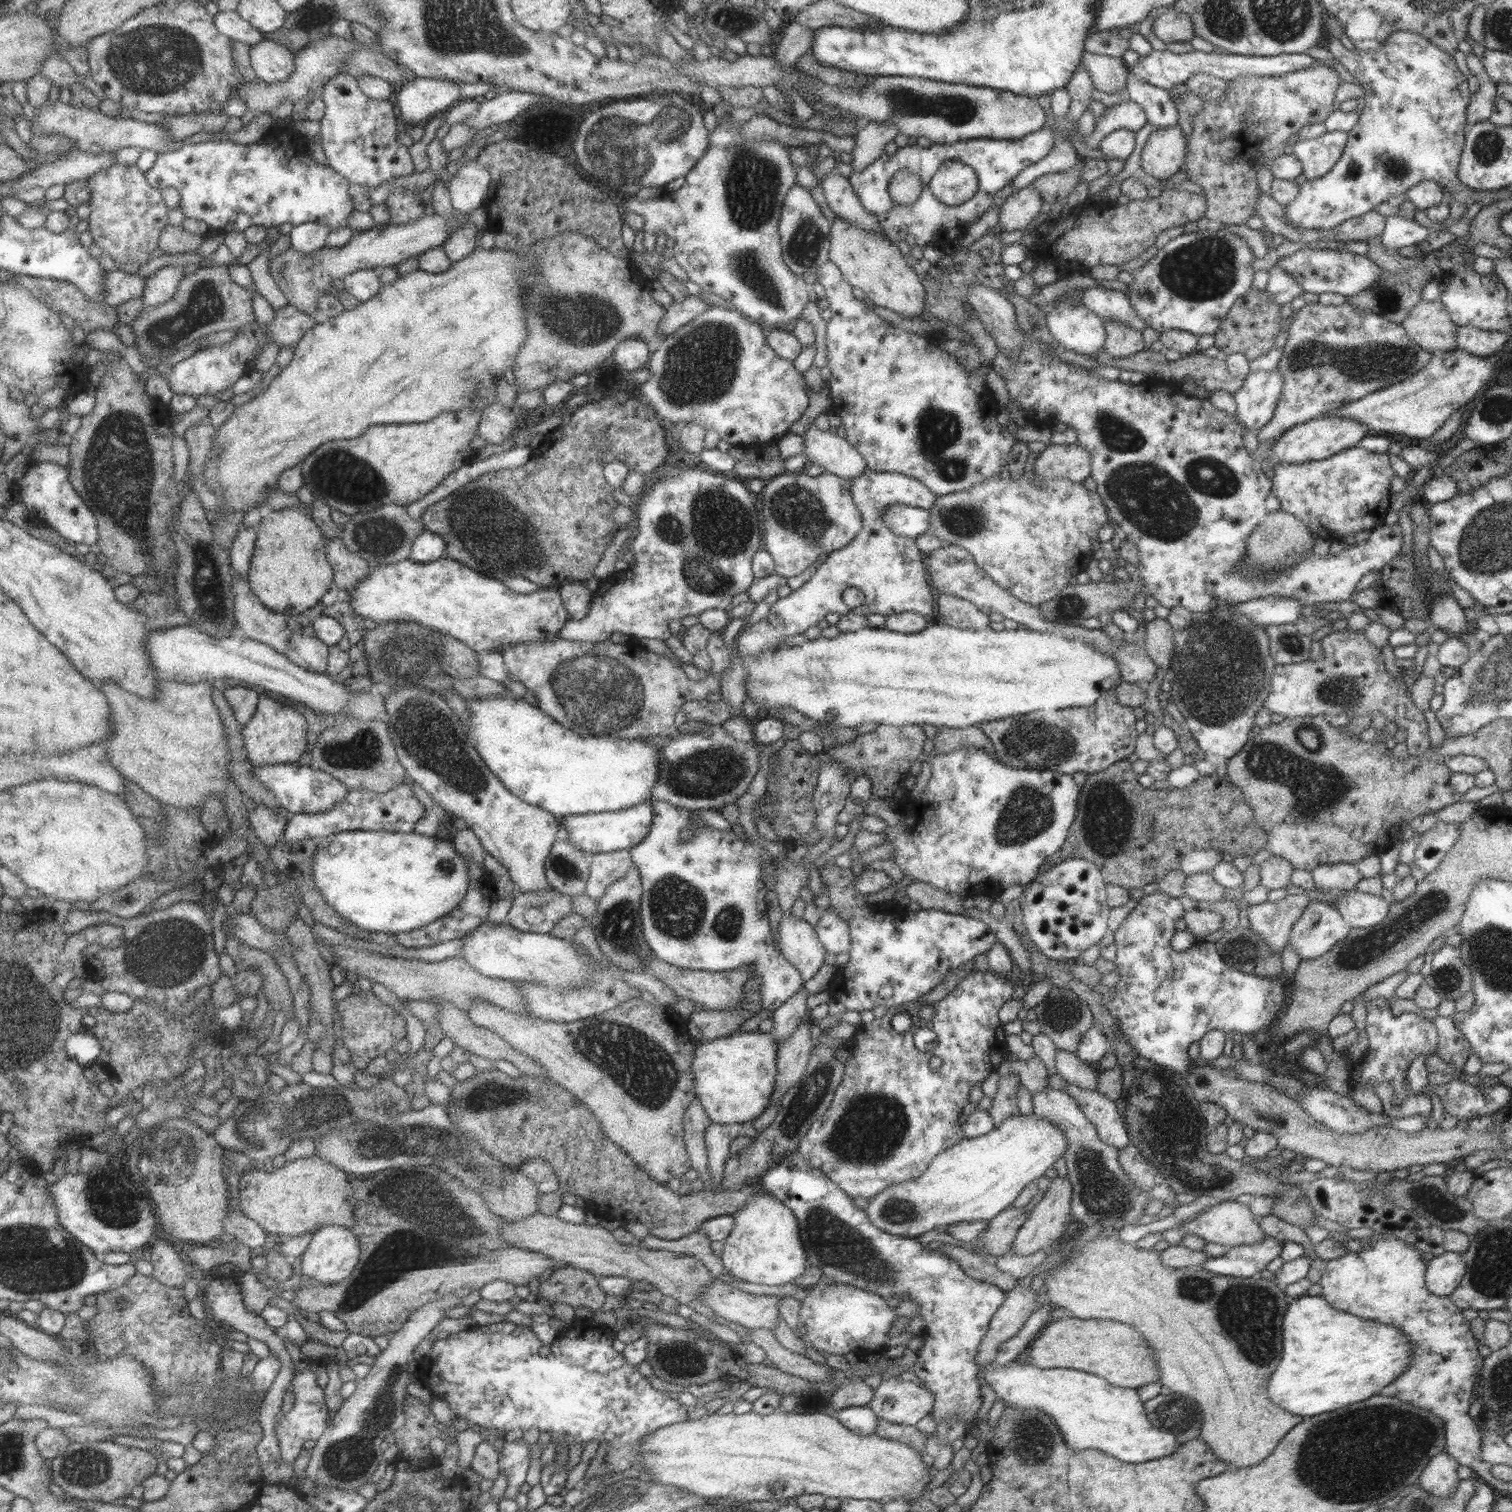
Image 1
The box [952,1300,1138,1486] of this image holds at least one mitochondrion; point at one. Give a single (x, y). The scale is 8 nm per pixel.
(1032, 1443)

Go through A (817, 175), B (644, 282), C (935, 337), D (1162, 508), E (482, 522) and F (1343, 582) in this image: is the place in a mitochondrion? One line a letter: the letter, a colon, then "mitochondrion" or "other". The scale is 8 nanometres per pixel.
A: other
B: other
C: other
D: mitochondrion
E: mitochondrion
F: other

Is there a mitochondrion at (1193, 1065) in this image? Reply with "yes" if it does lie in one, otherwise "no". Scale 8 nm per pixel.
no

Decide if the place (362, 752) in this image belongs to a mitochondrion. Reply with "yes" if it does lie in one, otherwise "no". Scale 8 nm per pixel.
yes

